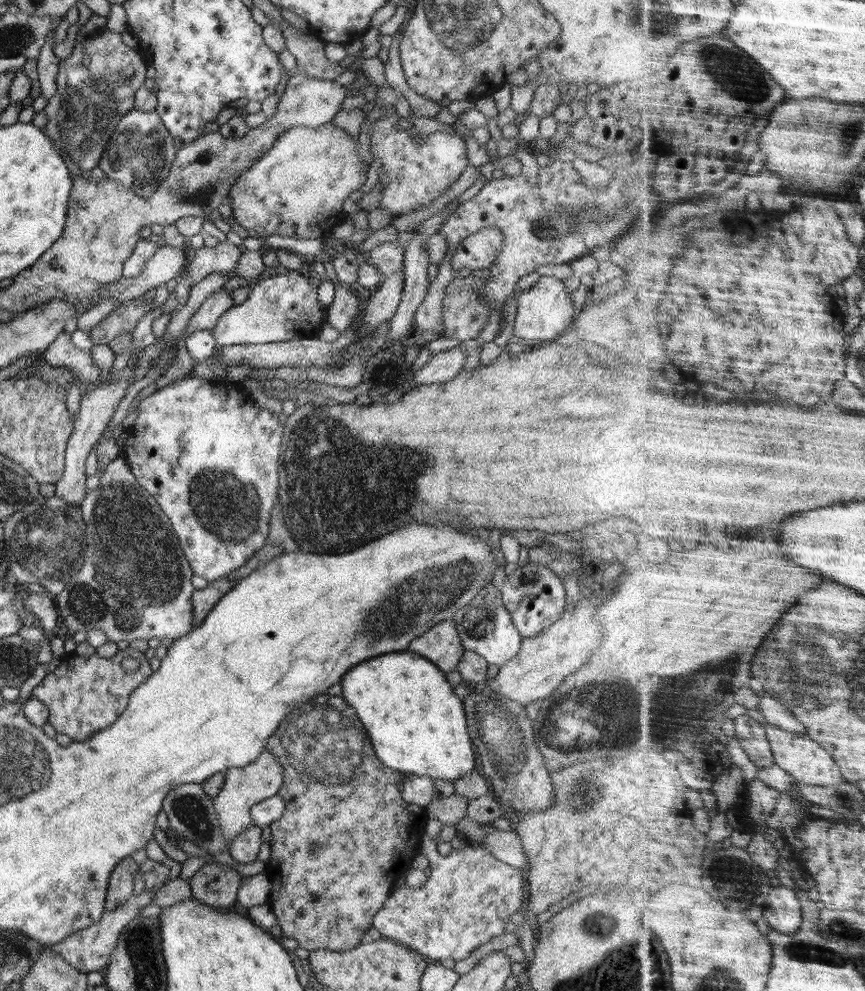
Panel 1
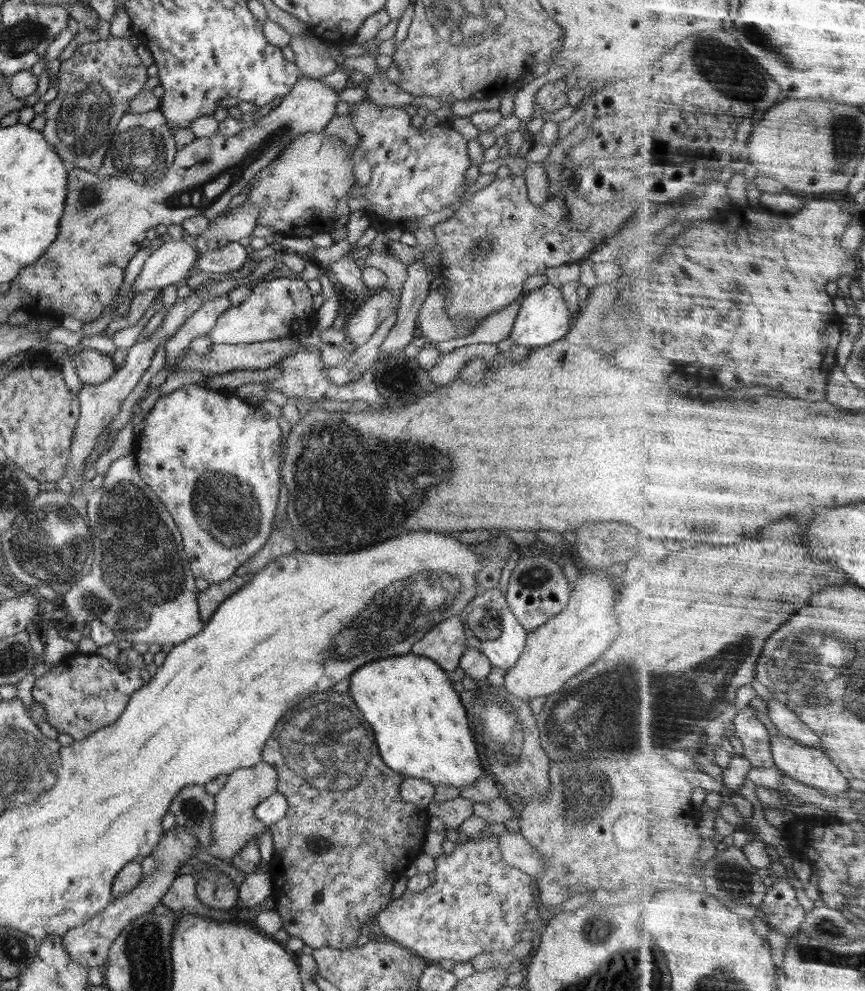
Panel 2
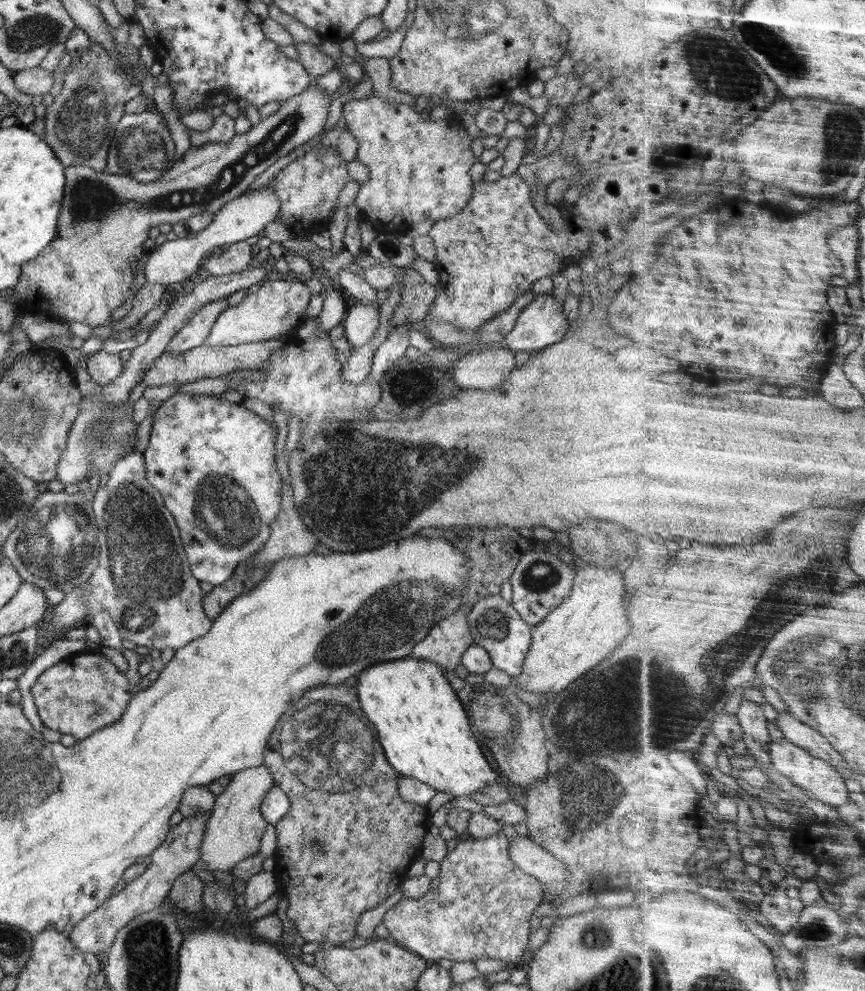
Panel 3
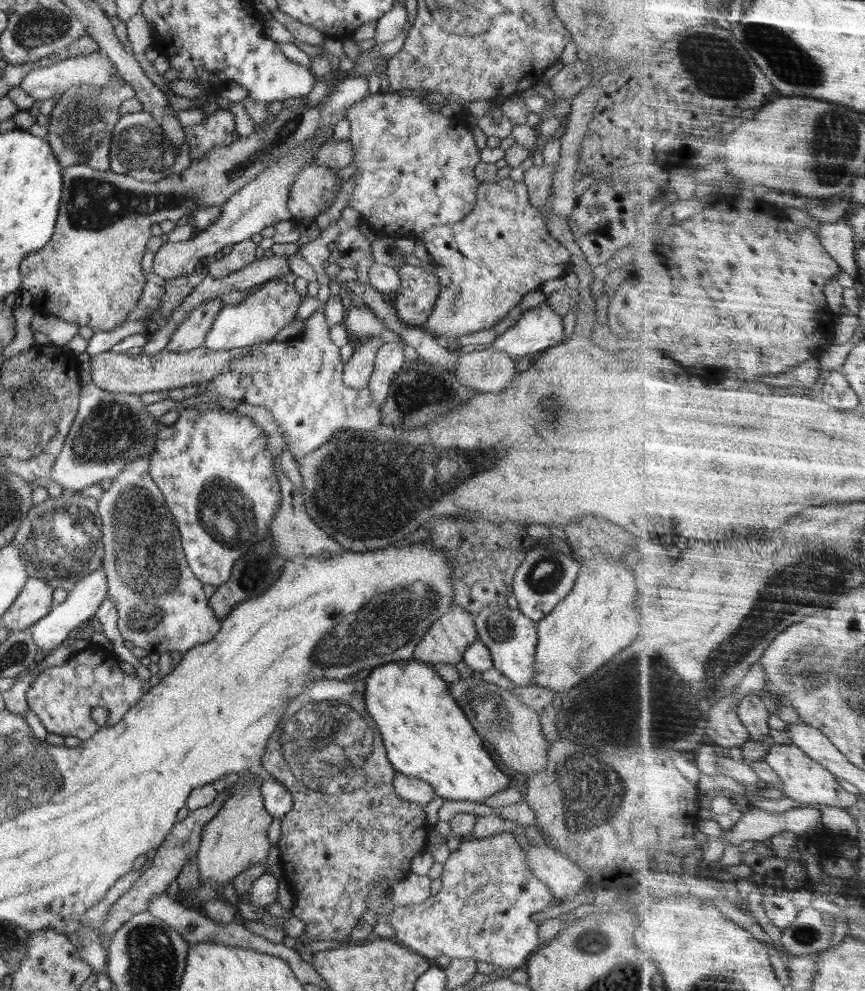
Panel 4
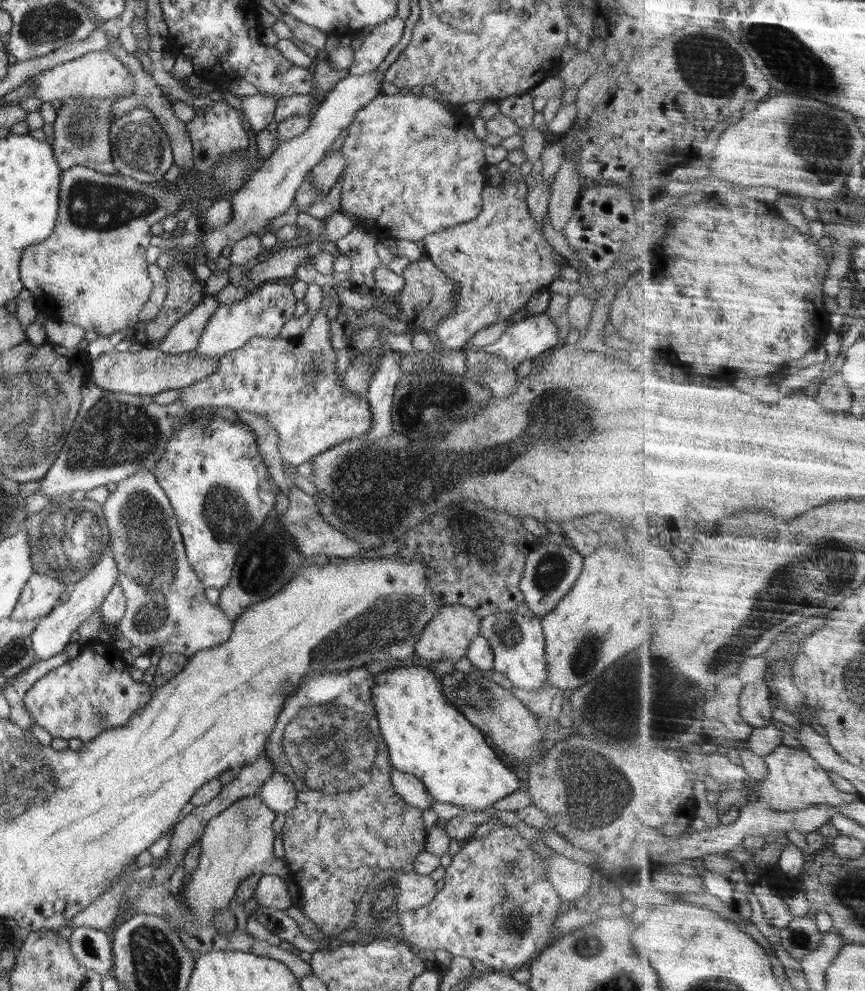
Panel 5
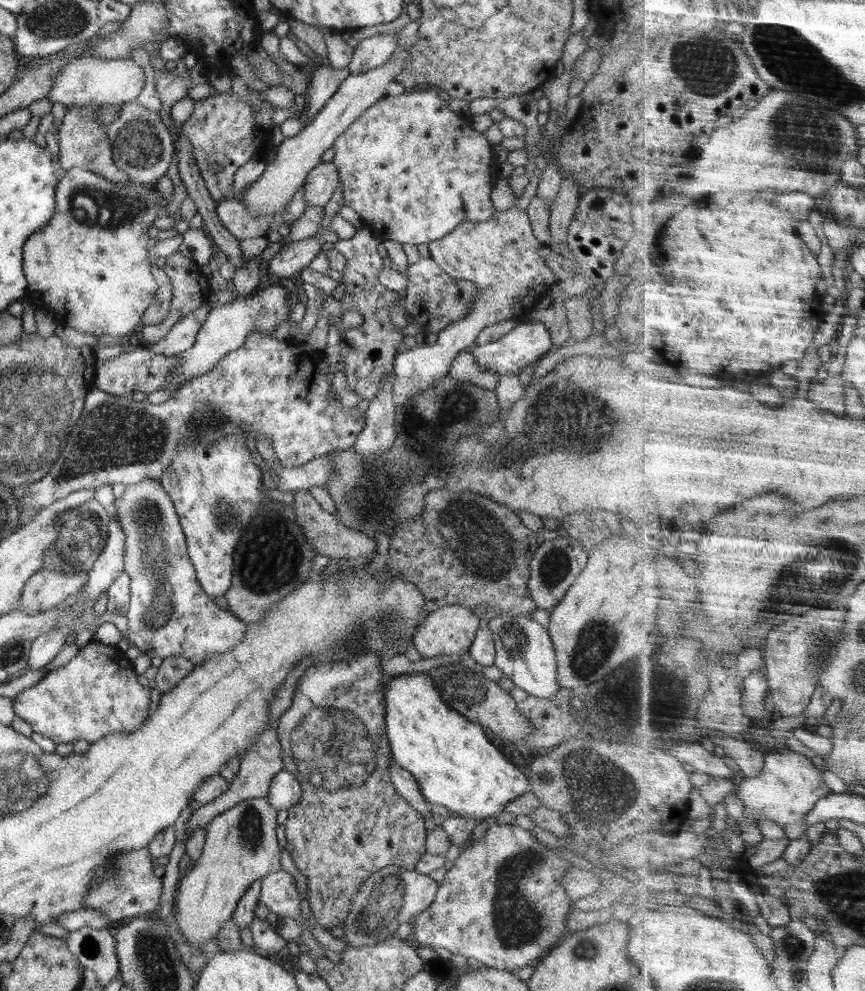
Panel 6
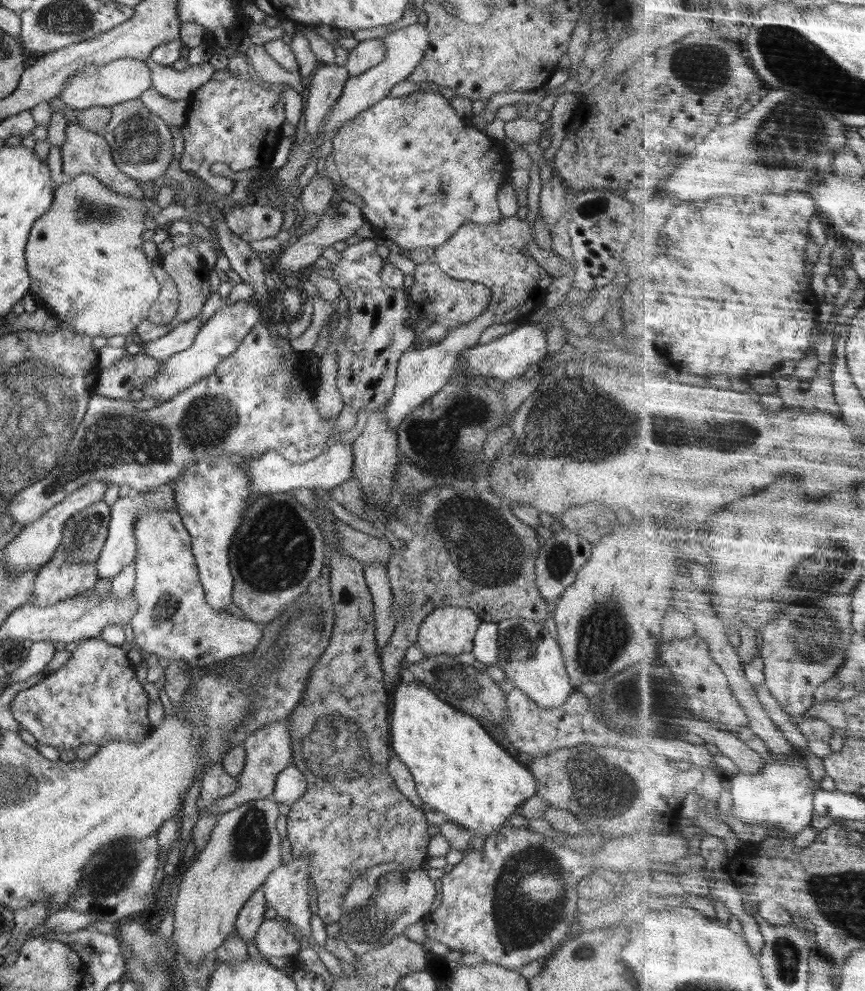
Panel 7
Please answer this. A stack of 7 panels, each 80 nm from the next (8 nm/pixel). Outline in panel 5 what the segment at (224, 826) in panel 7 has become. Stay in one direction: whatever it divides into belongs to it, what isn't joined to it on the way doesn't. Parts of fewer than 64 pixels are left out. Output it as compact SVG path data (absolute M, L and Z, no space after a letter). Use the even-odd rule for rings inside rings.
M259 795L239 798L220 814L208 821L199 843L201 851L196 870L184 882L179 894L179 907L190 912L192 922L198 928L214 926L214 916L220 910L230 910L239 882L251 874L277 874L291 883L291 872L274 856L273 822L277 813L270 810Z

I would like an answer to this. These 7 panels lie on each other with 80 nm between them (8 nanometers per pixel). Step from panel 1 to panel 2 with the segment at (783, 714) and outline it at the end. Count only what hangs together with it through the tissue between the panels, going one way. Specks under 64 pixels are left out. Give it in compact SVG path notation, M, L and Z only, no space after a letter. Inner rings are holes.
M774 698L768 702L768 708L769 717L780 733L790 735L801 743L825 750L819 733L814 728L810 728L806 722L801 721L788 705Z

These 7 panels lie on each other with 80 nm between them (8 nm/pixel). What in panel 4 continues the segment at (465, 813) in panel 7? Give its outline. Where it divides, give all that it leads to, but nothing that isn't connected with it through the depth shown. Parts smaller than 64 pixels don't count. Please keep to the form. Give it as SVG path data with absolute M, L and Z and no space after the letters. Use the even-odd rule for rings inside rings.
M414 659L378 665L365 678L365 685L366 711L379 728L388 760L396 773L427 782L437 796L445 800L482 803L491 794L508 788L510 777L498 769L435 666Z

